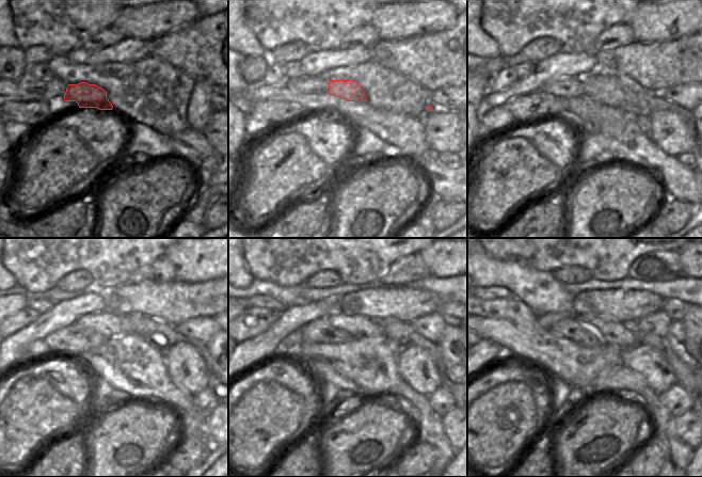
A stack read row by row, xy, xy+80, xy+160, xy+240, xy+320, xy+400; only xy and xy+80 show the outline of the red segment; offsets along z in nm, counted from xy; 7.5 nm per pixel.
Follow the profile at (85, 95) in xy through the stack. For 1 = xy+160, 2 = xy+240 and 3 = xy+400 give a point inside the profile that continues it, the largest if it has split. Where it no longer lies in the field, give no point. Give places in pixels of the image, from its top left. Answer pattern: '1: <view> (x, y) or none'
1: xy+160 (606, 89)
2: xy+240 (161, 335)
3: xy+400 (684, 372)

